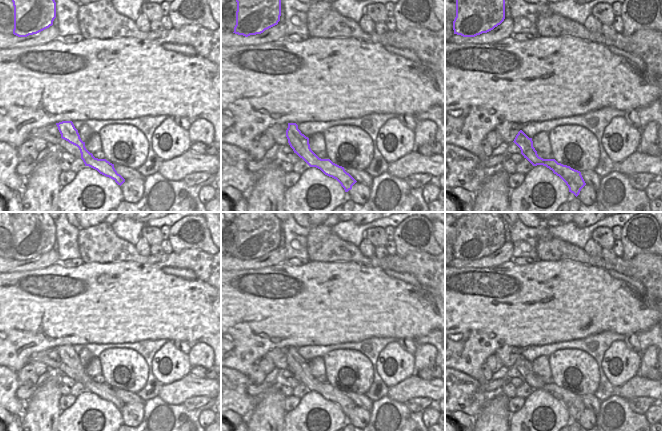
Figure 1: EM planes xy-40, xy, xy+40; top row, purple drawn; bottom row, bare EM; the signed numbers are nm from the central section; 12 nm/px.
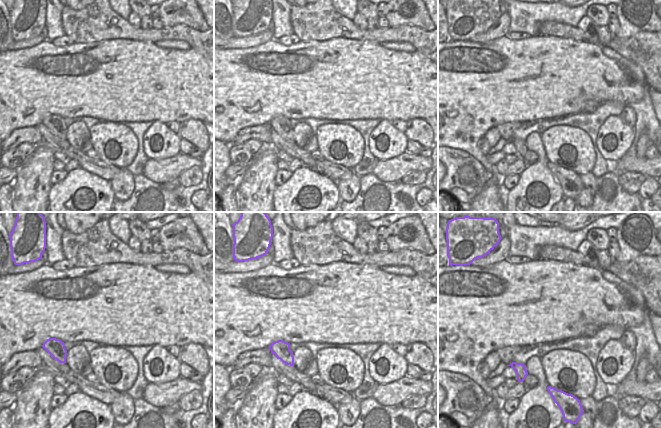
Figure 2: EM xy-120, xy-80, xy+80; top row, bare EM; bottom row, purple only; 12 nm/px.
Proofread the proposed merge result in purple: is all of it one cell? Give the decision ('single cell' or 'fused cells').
single cell

